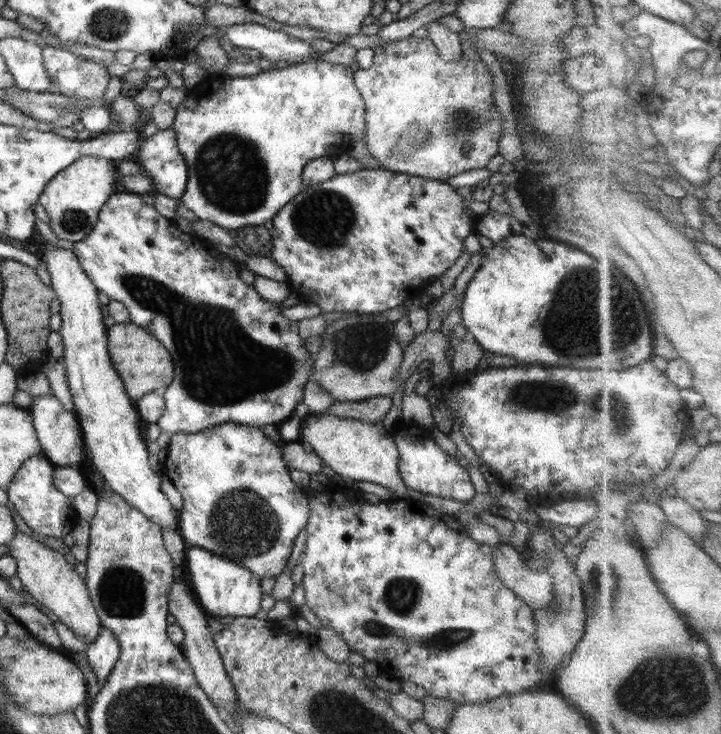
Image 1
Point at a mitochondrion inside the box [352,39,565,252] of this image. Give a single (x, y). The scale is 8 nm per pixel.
(462, 122)

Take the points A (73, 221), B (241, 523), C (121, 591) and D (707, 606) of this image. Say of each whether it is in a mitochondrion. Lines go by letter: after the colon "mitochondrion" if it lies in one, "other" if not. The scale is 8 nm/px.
A: mitochondrion
B: mitochondrion
C: mitochondrion
D: other

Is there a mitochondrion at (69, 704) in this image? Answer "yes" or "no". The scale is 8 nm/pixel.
no

